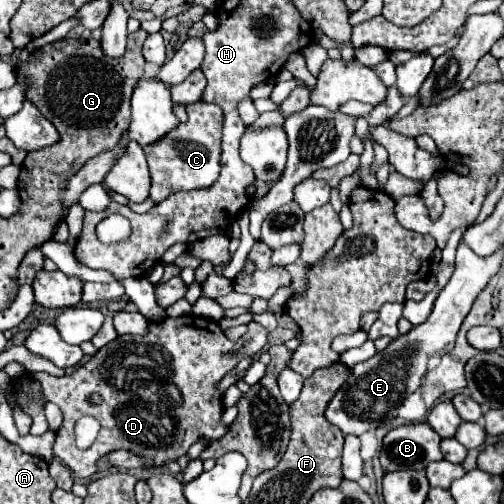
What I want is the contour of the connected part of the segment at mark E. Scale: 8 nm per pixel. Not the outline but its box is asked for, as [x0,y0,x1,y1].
[328,242,502,436]

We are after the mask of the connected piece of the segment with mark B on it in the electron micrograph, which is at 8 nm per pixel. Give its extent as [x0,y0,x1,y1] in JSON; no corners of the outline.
[380,422,442,472]

